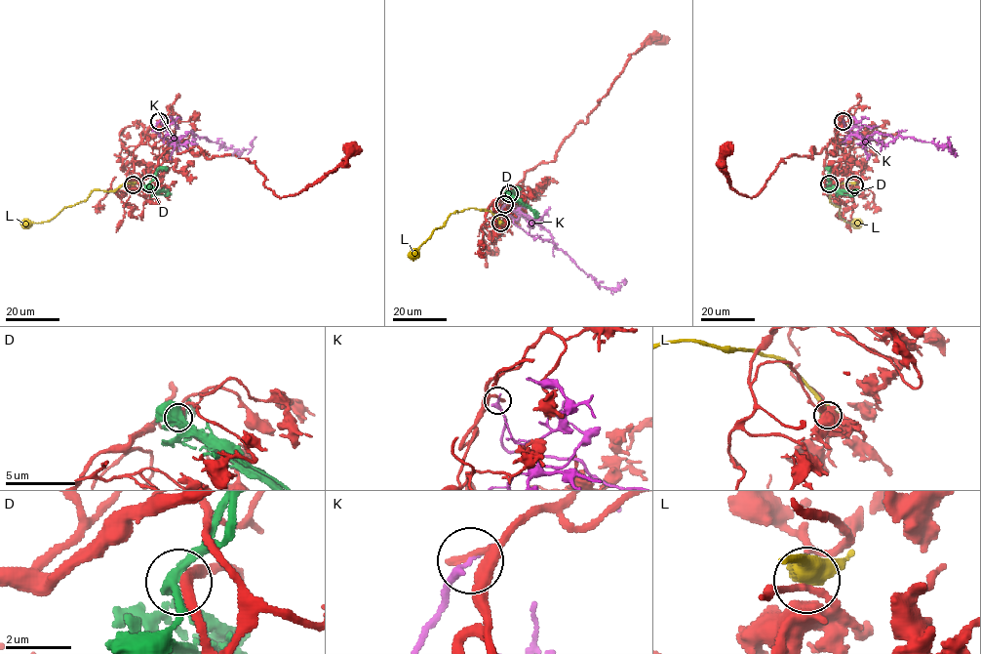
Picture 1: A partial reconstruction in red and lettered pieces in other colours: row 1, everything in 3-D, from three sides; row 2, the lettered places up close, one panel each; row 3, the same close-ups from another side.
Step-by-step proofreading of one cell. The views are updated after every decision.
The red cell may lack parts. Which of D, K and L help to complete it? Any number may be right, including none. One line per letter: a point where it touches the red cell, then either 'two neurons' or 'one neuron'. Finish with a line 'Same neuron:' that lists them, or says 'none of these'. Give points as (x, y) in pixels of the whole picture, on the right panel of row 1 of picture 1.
D: (829, 183) | two neurons
K: (843, 121) | two neurons
L: (854, 184) | two neurons
Same neuron: none of these

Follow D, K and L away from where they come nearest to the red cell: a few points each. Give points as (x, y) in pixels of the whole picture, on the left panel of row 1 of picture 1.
D: (149, 183), (149, 188), (168, 192)
K: (159, 120), (152, 131), (179, 144), (192, 141), (198, 136), (242, 151), (252, 147), (251, 142), (255, 137)
L: (133, 183), (127, 183), (111, 191), (95, 189), (88, 198), (62, 208), (50, 220), (22, 224)

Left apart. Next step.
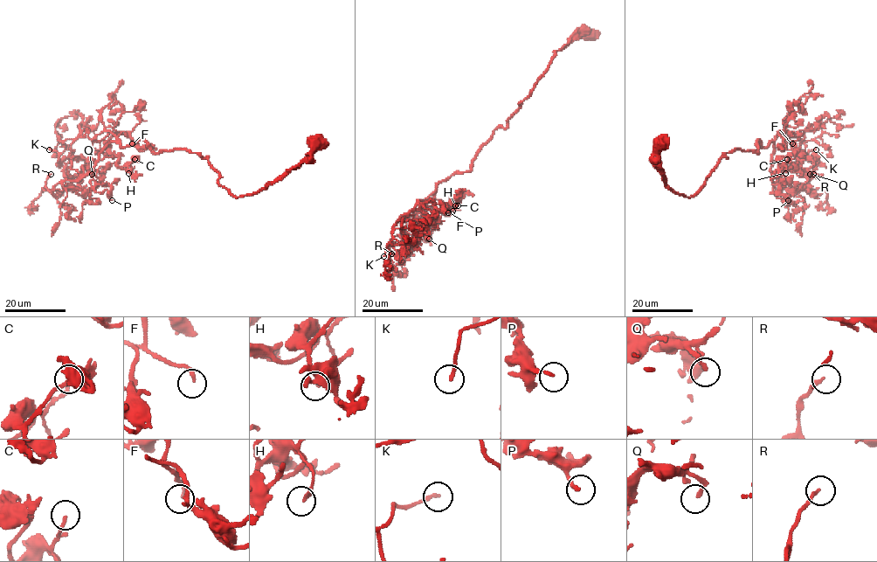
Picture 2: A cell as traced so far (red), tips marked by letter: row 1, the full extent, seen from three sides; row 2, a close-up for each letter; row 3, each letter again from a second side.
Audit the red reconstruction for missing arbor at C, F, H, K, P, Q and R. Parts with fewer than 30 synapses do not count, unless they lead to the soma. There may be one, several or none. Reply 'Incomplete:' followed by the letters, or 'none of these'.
Incomplete: F, R

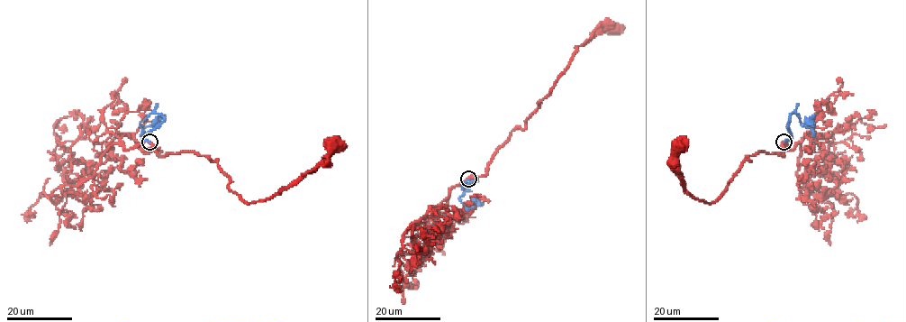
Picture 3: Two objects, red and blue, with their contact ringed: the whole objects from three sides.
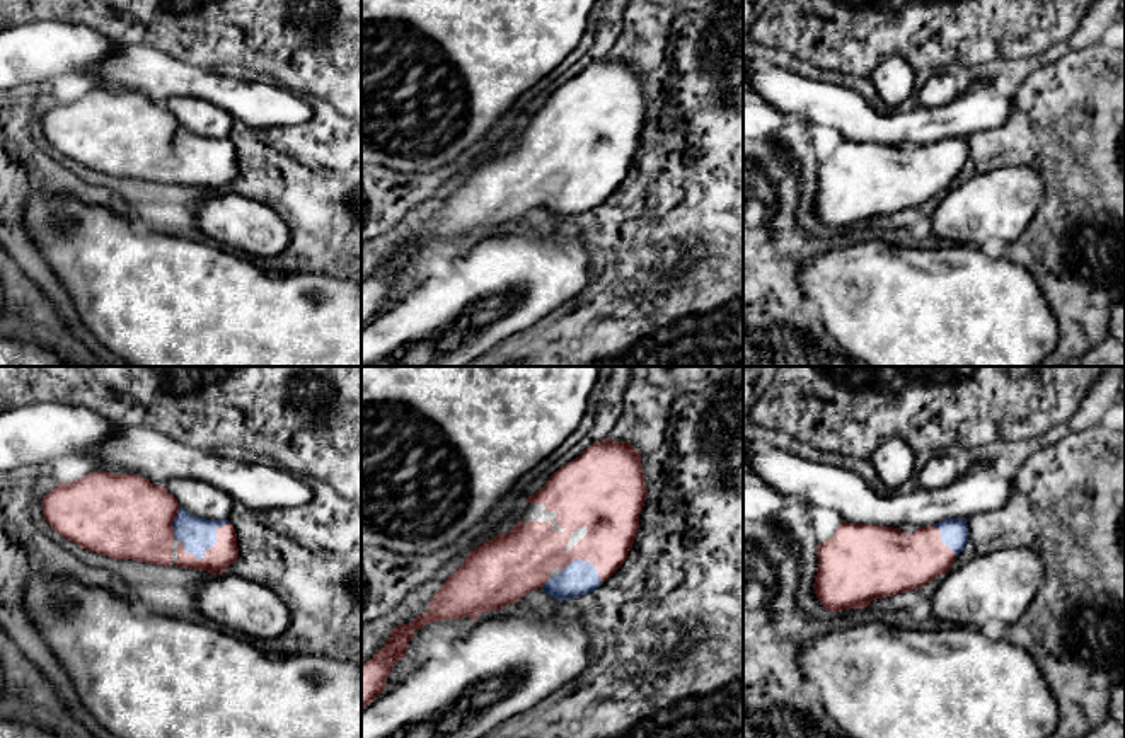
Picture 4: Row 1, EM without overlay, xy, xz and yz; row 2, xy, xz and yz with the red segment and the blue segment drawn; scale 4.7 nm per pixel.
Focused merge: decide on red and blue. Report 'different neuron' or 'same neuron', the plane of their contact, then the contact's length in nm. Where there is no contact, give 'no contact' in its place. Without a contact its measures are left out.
same neuron | xy | 260 nm

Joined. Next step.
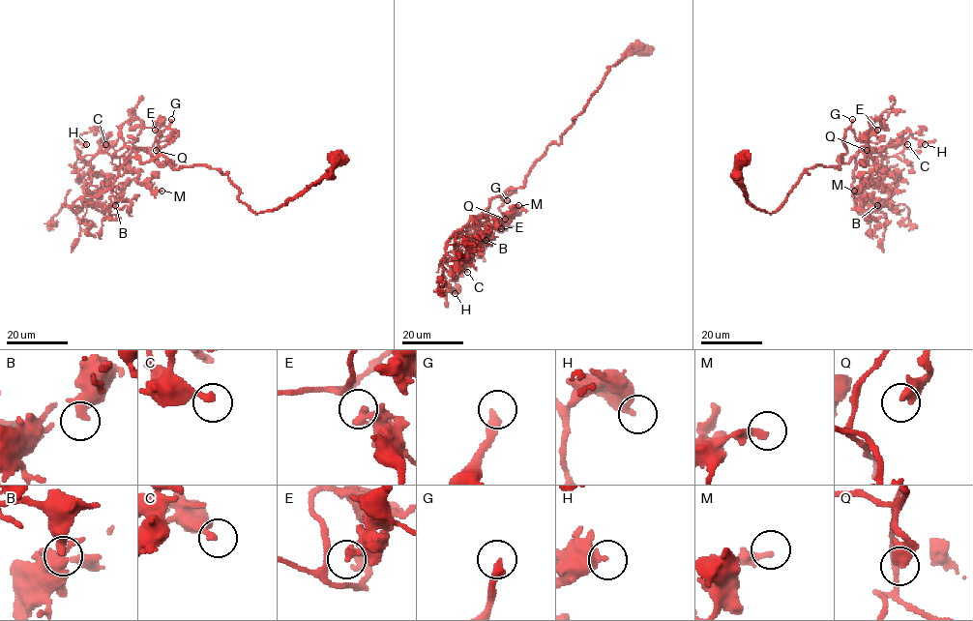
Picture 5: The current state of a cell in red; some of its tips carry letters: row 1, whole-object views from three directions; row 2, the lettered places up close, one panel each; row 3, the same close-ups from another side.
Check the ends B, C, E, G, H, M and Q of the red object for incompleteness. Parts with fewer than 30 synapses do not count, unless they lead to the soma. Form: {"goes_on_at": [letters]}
{"goes_on_at": ["G"]}

